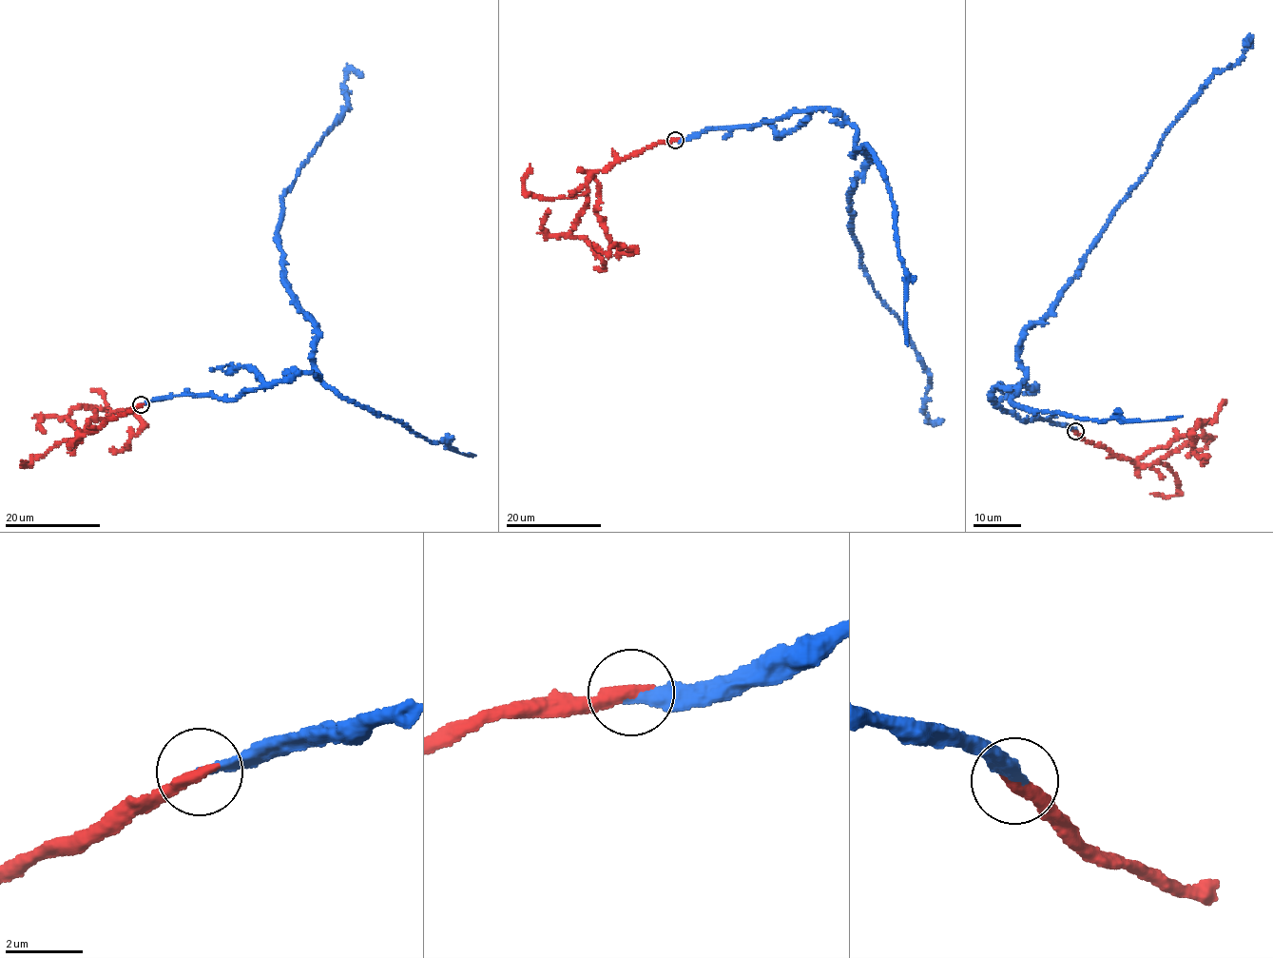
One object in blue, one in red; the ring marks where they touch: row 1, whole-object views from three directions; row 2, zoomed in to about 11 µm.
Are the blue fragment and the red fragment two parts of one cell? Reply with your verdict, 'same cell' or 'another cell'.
same cell

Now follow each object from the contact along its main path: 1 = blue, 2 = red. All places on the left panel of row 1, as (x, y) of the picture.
1: (141, 404), (319, 377), (277, 233), (298, 169), (347, 106), (344, 79), (362, 76)
2: (141, 404), (80, 434), (89, 421), (113, 411), (133, 412), (141, 428), (127, 445), (108, 450)

